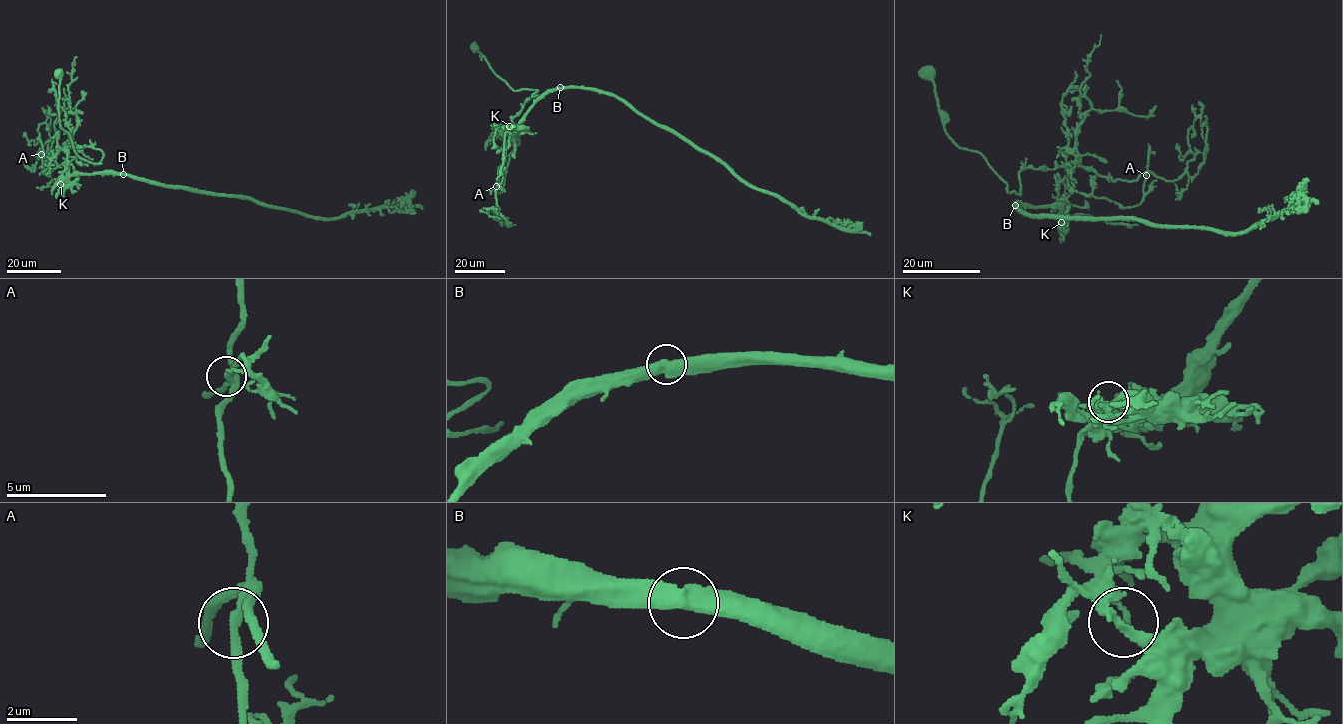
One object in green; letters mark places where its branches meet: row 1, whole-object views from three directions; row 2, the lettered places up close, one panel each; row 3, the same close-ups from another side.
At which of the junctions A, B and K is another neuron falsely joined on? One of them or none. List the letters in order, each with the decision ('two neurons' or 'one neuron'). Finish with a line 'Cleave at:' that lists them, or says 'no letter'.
A: one neuron
B: one neuron
K: two neurons
Cleave at: K

